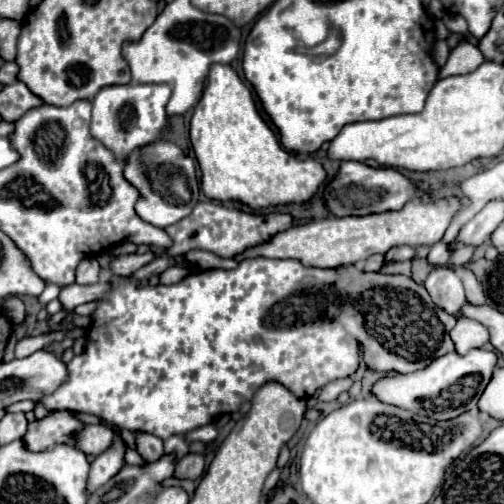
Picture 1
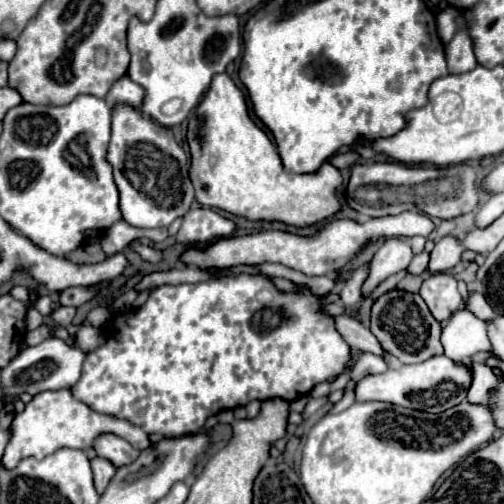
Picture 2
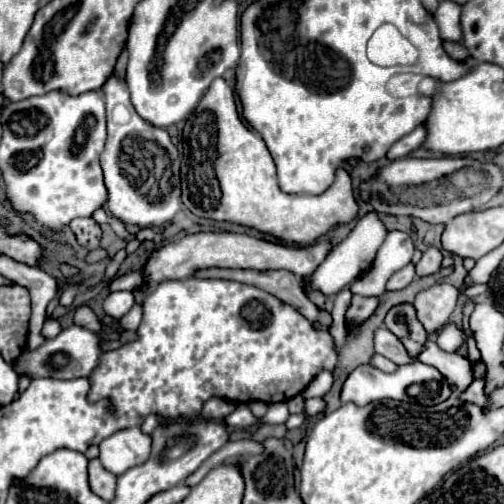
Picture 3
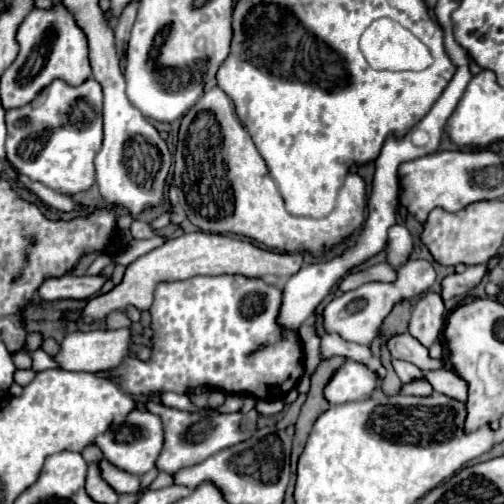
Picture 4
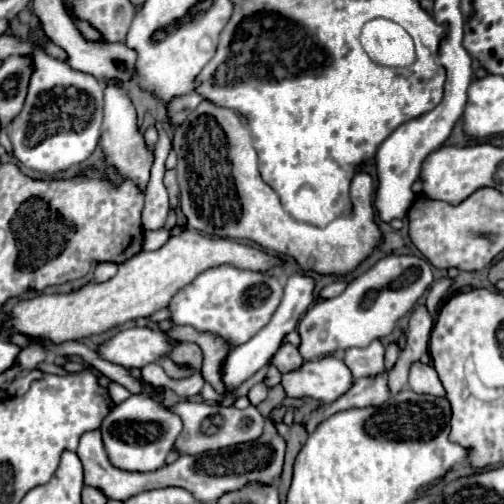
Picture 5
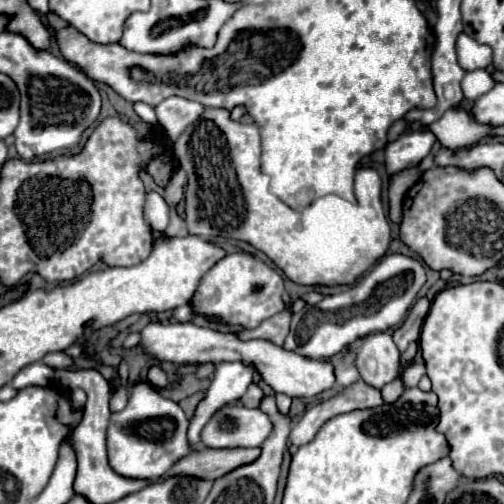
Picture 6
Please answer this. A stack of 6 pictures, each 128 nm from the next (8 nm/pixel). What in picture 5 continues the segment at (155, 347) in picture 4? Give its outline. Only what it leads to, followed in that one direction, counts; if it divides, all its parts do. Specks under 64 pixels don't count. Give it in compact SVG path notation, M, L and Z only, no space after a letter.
M220 266L202 272L194 282L176 292L168 304L168 312L172 324L188 324L200 332L212 332L230 348L236 348L268 324L280 300L282 284L276 278L264 272Z

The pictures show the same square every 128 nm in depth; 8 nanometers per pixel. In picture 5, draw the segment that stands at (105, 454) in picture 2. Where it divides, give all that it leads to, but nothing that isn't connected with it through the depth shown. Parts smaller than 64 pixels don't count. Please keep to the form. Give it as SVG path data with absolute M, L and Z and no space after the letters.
M144 390L144 394L130 396L126 402L118 404L100 426L102 442L104 448L108 446L110 462L120 470L130 472L152 472L162 468L180 430L182 430L180 418L172 414L166 406L162 406L162 402L152 398L148 390Z

